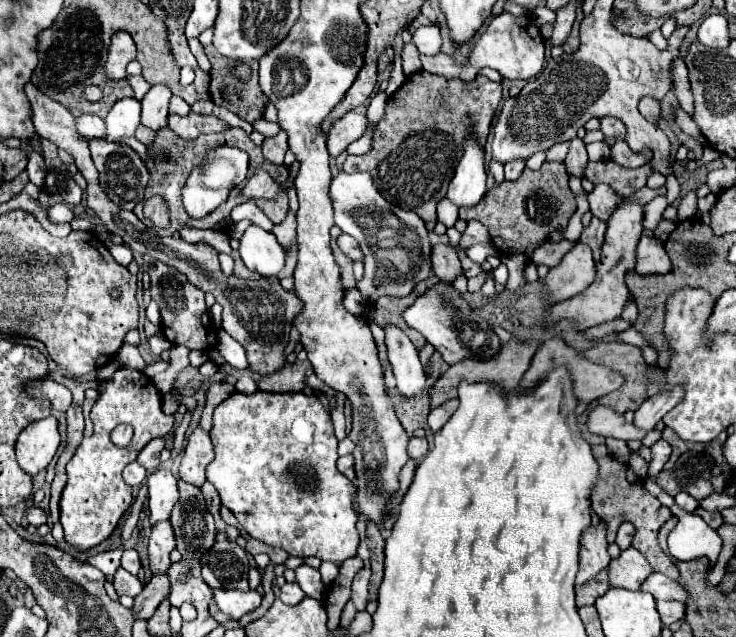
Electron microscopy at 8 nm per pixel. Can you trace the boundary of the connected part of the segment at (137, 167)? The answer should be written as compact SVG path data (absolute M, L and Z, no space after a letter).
M88 140L90 144L90 152L92 152L92 160L100 172L100 186L104 188L106 196L122 206L124 210L134 210L134 206L144 198L144 190L148 184L148 170L144 168L144 164L140 162L138 154L126 146L126 144L114 144L114 142L106 142L106 140Z

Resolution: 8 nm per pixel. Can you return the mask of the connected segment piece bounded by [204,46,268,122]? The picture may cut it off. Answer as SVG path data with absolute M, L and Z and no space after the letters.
M208 46L204 50L212 62L209 94L213 102L222 106L222 101L225 101L228 108L236 108L236 114L248 122L262 118L268 98L258 86L258 62L250 62L250 80L240 80L232 70L244 62L220 56L214 46Z

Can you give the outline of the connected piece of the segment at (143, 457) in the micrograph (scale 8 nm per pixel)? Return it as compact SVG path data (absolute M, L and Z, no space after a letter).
M164 438L150 440L150 442L140 450L138 462L142 462L142 466L146 466L148 472L154 472L154 470L158 468L158 464L160 464L158 456L160 456L160 452L164 450L164 446L166 446L166 440L164 440Z

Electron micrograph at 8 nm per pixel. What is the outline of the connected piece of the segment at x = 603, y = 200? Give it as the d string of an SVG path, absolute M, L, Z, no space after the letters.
M596 184L594 190L588 194L588 202L590 202L590 212L606 222L606 218L614 212L616 194L614 194L614 190L610 186Z

